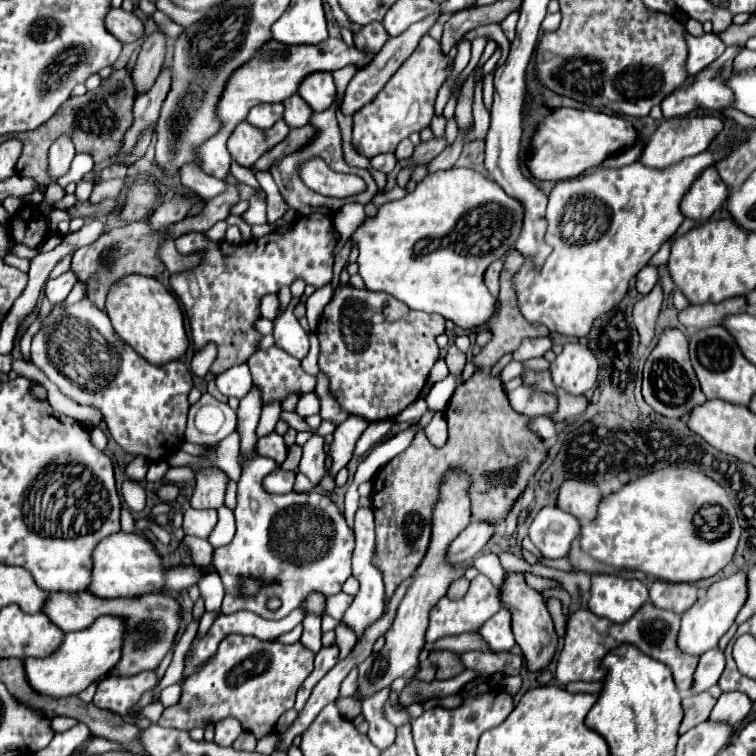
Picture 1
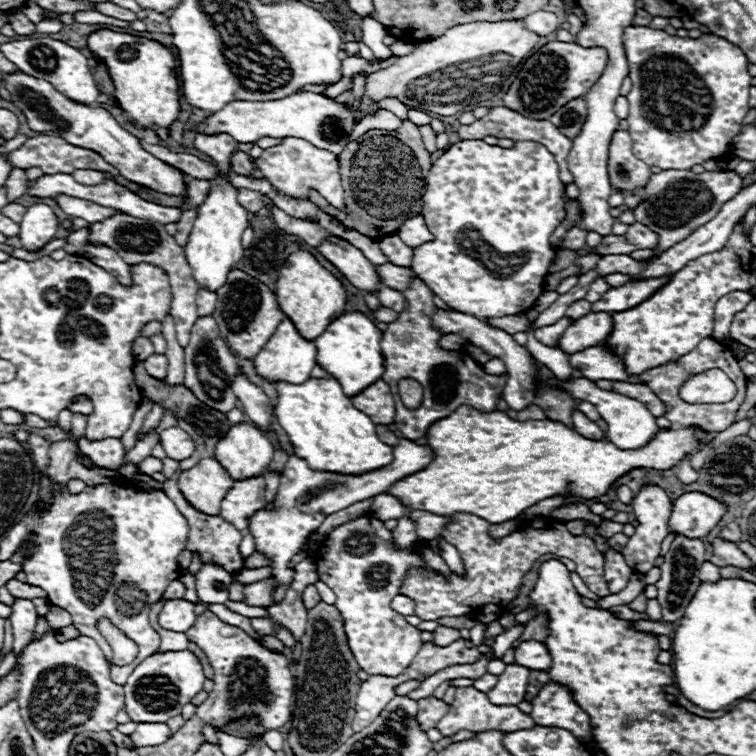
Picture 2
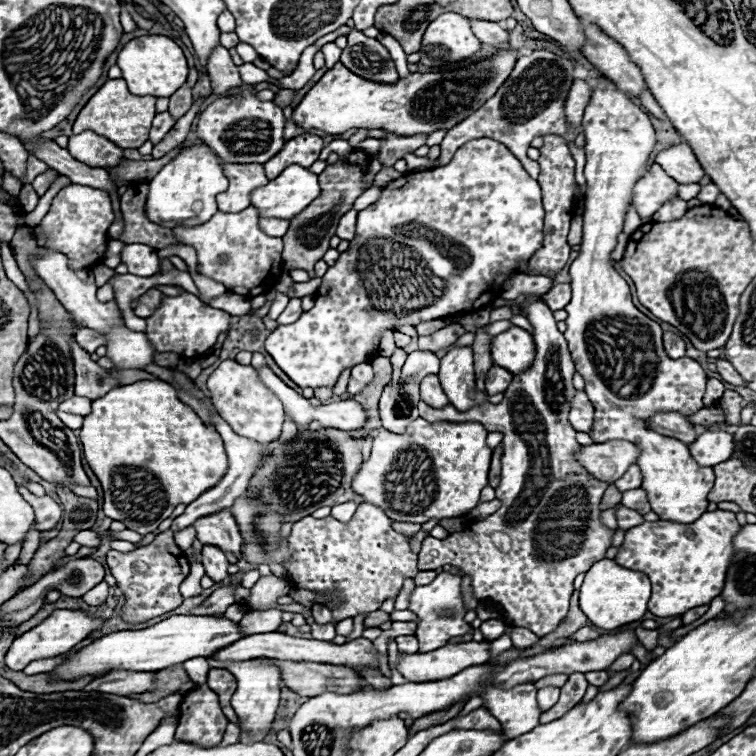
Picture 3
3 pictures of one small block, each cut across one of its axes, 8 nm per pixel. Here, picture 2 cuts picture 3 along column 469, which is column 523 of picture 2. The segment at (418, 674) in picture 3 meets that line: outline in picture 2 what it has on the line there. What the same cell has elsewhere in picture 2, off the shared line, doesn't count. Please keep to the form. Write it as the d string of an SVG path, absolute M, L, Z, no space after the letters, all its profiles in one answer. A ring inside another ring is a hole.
M520 642L518 648L514 650L514 658L518 666L528 666L530 670L546 670L550 668L552 660L550 654L546 650L546 646L542 642Z

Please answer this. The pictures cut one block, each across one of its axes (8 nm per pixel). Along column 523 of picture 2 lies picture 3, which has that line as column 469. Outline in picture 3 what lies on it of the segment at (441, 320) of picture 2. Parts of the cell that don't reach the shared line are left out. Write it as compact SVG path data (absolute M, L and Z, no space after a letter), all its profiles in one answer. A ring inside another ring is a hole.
M452 346L440 360L438 378L450 404L462 412L488 402L488 396L476 388L470 346Z

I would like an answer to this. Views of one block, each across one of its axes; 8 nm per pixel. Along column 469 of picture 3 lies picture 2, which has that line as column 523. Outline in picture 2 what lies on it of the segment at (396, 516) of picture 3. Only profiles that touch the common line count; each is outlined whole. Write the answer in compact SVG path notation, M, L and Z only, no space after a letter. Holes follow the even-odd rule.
M460 406L448 418L434 422L426 434L426 444L432 446L436 458L422 472L416 472L400 482L392 484L392 496L400 498L402 504L412 510L428 510L438 516L452 514L474 514L492 524L500 524L516 518L526 508L534 506L540 500L564 496L564 498L582 498L582 500L598 500L604 496L612 484L628 474L630 470L642 466L652 470L670 470L678 462L682 462L688 454L700 448L700 436L696 436L694 428L666 428L660 430L646 446L636 450L620 450L608 438L590 440L580 436L576 430L554 422L554 420L528 420L516 422L508 418L506 412L494 410L494 414L482 414L472 406Z

